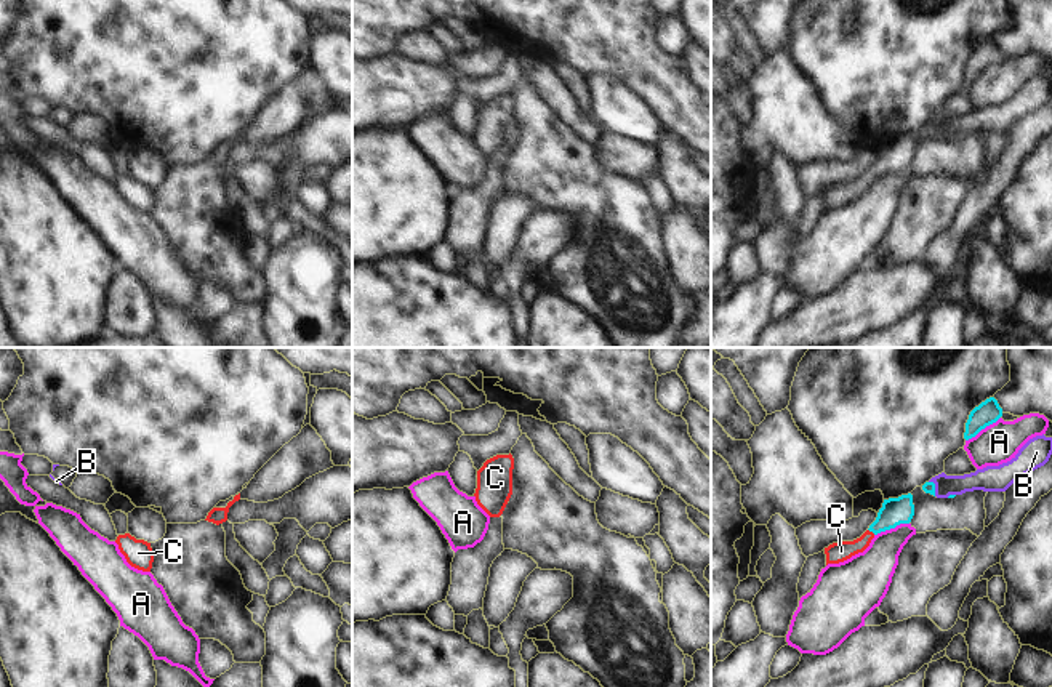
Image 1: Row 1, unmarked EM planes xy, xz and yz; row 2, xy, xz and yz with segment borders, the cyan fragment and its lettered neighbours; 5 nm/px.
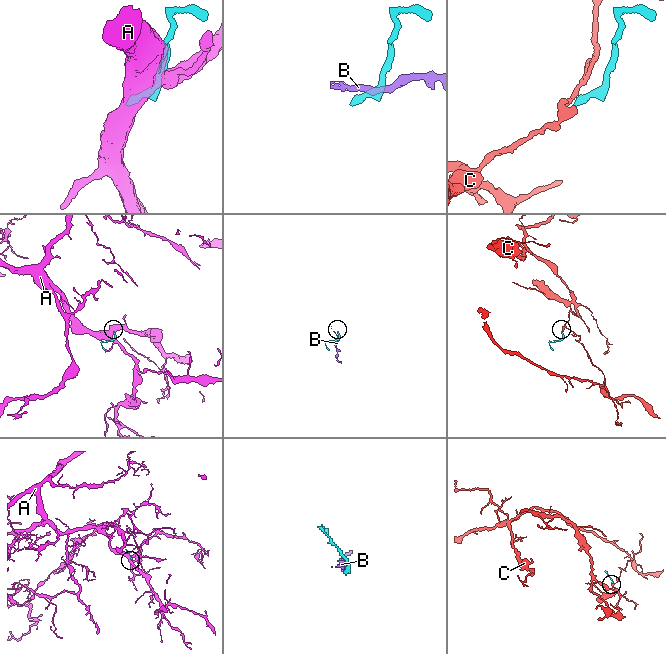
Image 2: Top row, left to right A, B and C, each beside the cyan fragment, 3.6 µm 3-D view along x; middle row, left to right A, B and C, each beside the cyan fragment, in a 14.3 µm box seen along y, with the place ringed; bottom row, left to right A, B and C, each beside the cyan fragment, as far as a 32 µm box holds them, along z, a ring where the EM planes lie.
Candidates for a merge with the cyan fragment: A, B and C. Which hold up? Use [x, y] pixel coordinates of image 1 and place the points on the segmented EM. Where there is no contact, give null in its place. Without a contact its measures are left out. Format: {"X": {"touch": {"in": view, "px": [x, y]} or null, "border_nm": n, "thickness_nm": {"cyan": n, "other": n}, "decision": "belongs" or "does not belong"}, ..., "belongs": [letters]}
{"A": {"touch": {"in": "yz", "px": [982, 428]}, "border_nm": 220, "thickness_nm": {"cyan": 120, "other": 200}, "decision": "does not belong"}, "B": {"touch": {"in": "yz", "px": [934, 487]}, "border_nm": 90, "thickness_nm": {"cyan": 60, "other": 110}, "decision": "does not belong"}, "C": {"touch": {"in": "yz", "px": [871, 530]}, "border_nm": 50, "thickness_nm": {"cyan": 140, "other": 100}, "decision": "belongs"}, "belongs": ["C"]}

